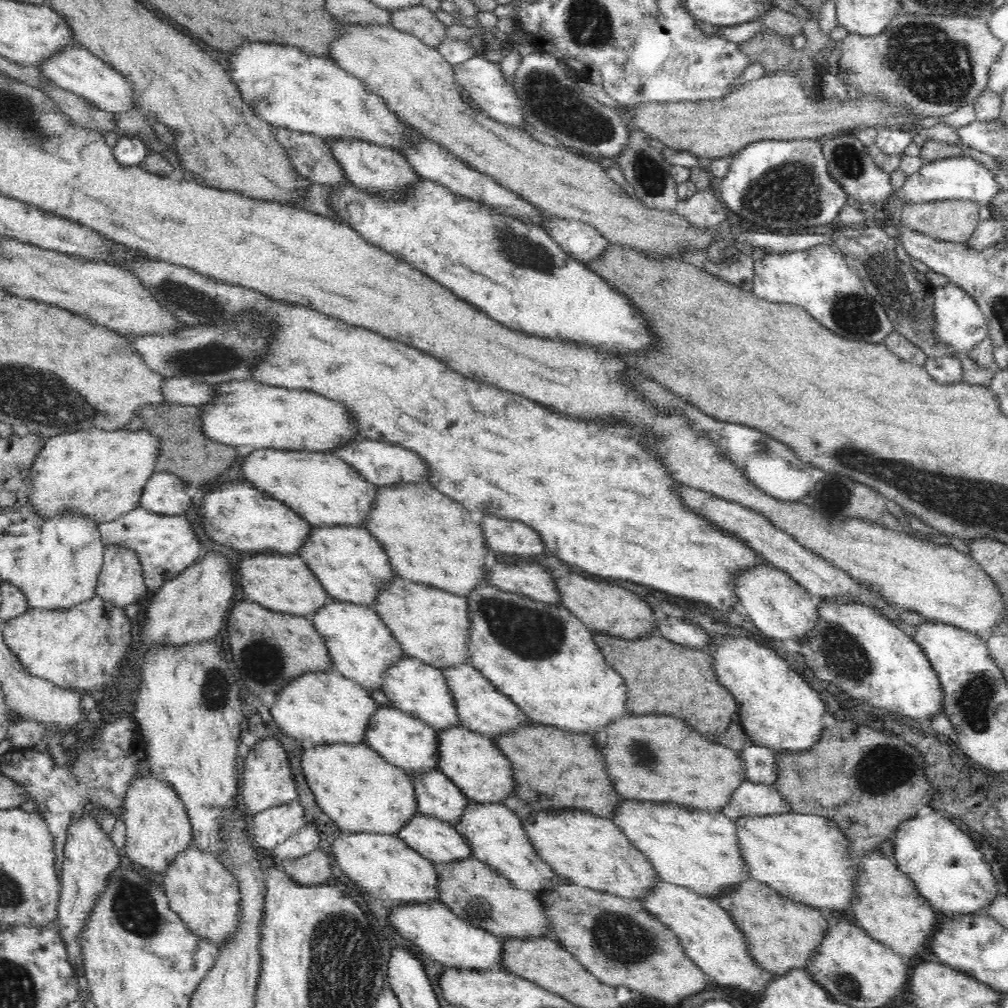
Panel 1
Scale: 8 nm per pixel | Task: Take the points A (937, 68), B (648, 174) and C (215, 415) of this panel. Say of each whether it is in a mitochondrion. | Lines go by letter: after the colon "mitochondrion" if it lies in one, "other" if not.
A: mitochondrion
B: mitochondrion
C: other

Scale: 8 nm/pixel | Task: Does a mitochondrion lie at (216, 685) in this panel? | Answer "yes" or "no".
yes

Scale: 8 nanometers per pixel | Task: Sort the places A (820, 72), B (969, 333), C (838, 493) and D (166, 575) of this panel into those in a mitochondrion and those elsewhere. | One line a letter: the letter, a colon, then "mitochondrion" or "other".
A: other
B: other
C: mitochondrion
D: other

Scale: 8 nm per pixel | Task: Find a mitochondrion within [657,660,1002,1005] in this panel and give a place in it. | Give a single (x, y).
(972, 700)

